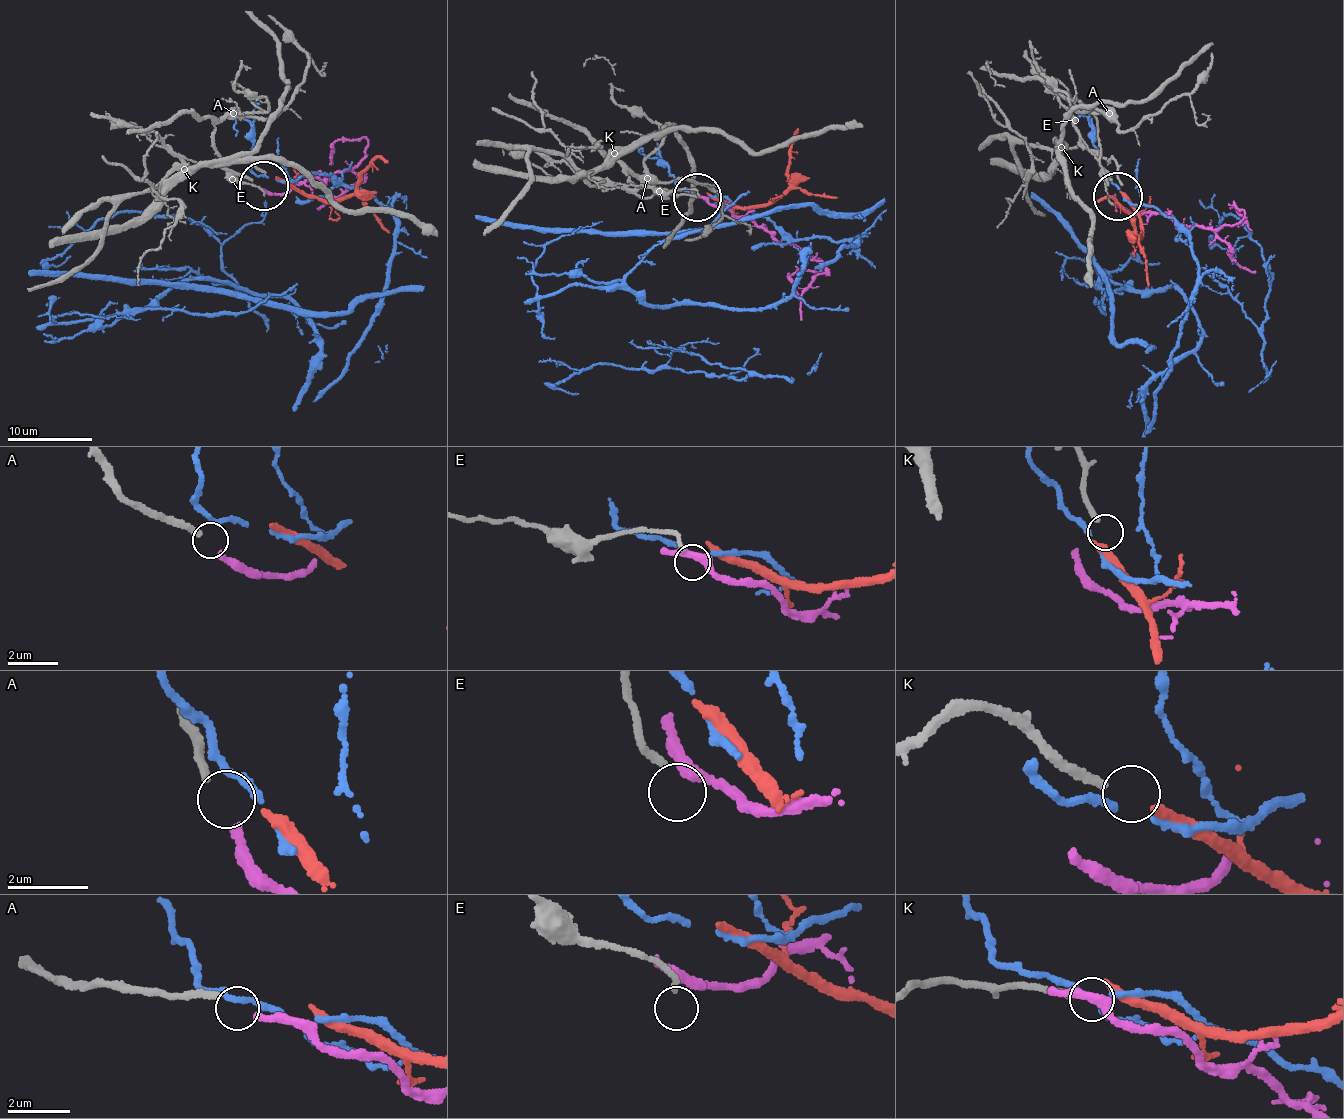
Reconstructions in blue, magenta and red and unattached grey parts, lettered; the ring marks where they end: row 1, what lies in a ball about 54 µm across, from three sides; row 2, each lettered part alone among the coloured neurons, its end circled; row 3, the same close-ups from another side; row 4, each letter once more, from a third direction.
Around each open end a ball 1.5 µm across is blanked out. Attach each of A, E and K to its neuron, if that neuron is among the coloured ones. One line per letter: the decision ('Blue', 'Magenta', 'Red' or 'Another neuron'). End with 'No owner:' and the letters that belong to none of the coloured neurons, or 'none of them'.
A: Magenta
E: Another neuron
K: Another neuron
No owner: E, K

